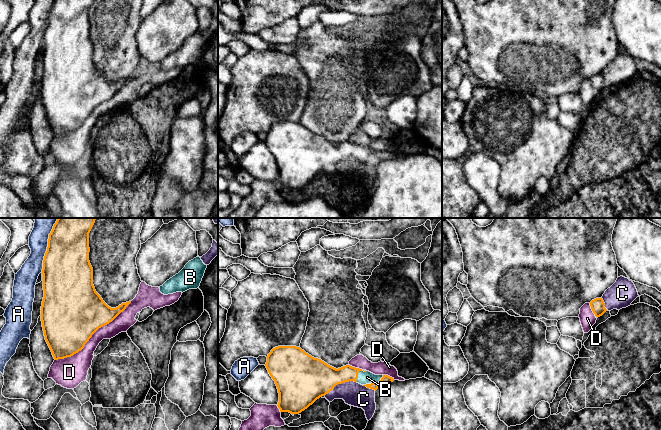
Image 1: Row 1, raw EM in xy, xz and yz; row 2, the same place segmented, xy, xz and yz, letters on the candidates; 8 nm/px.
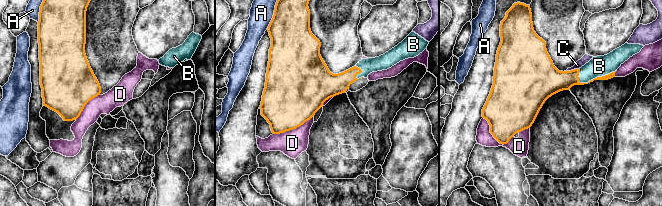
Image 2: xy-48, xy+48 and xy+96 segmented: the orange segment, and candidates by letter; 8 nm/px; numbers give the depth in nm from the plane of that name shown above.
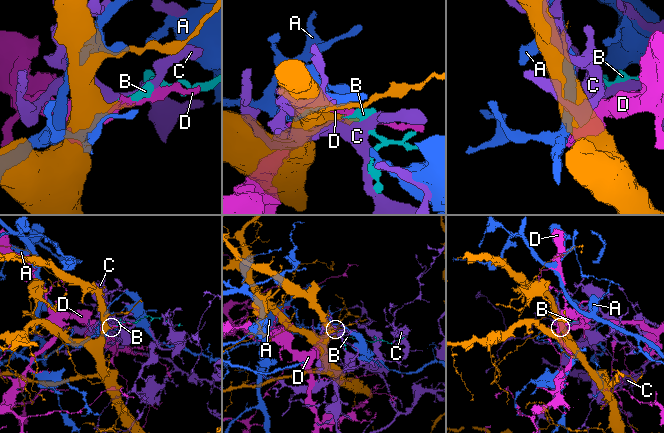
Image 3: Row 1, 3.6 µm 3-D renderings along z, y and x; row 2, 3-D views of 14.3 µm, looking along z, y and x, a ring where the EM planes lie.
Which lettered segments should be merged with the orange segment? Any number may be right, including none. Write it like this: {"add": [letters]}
{"add": ["B"]}

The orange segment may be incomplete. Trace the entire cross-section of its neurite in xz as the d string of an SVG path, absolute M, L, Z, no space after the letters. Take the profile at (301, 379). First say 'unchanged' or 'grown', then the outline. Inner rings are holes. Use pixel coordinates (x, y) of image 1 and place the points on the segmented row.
grown | M296 346L273 348L267 356L265 366L278 389L279 402L277 406L280 412L291 414L301 413L317 399L332 391L338 384L354 381L376 391L380 385L394 381L394 378L388 375L375 375L350 365L336 369Z

